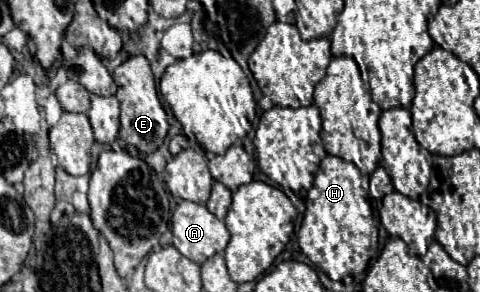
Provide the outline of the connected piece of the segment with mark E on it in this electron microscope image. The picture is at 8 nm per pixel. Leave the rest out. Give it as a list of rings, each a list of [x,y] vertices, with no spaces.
[[[131,56],[119,64],[113,72],[117,82],[117,100],[121,102],[121,138],[125,138],[133,148],[143,154],[157,150],[169,130],[167,114],[159,102],[154,75],[145,56]]]

